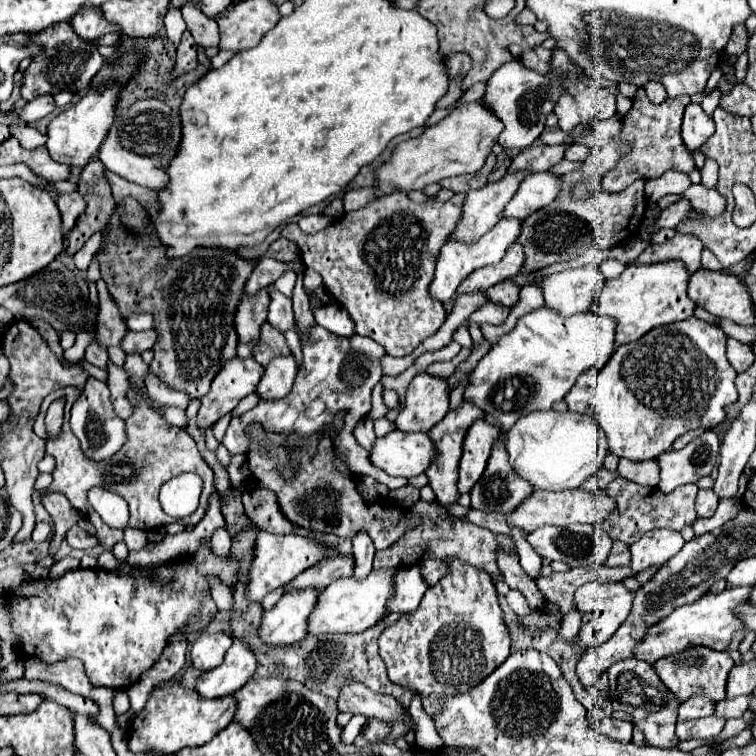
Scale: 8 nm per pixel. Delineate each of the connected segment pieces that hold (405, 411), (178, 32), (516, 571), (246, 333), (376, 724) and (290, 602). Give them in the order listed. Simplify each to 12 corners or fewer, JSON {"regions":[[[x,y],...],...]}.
{"regions":[[[418,373],[394,425],[428,433],[448,411],[448,381]],[[168,5],[164,26],[177,47],[186,30],[180,9]],[[498,555],[508,587],[522,591],[530,609],[544,609],[534,581],[518,555]],[[268,289],[248,295],[234,321],[240,343],[260,333],[270,305]],[[372,719],[364,737],[370,743],[386,741],[392,727]],[[290,591],[264,613],[260,637],[278,647],[306,637],[320,591]]]}

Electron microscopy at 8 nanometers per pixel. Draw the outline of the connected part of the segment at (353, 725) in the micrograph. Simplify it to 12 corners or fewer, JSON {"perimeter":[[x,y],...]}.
{"perimeter":[[360,715],[342,729],[342,743],[350,743],[360,735],[366,717]]}

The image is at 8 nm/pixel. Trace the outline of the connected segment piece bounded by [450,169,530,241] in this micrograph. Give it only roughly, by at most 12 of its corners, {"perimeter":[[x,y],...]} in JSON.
{"perimeter":[[530,171],[472,189],[450,239],[476,241],[500,219]]}

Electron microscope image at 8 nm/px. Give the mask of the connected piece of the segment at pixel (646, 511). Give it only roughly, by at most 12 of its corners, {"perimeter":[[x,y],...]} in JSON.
{"perimeter":[[618,477],[616,509],[602,523],[628,545],[646,531],[680,531],[696,519],[698,485],[662,495]]}

